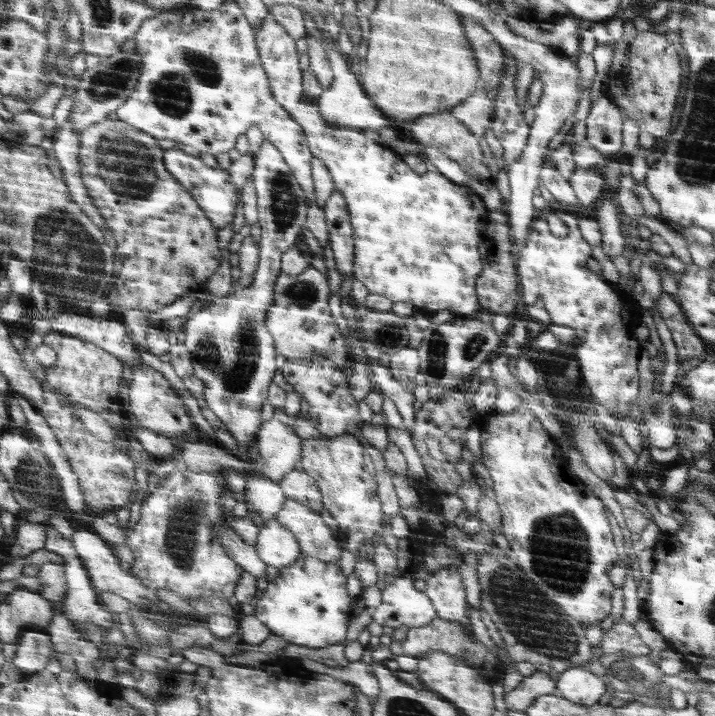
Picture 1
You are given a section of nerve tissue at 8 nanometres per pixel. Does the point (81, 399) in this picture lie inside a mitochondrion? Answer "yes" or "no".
no

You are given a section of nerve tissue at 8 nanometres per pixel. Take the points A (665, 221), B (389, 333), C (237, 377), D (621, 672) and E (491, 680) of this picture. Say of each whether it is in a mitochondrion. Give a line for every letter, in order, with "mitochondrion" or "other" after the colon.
A: other
B: mitochondrion
C: mitochondrion
D: mitochondrion
E: other

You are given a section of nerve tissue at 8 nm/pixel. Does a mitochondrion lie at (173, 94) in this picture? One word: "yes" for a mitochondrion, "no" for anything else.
yes

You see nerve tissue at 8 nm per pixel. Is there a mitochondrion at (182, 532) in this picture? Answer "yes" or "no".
yes

